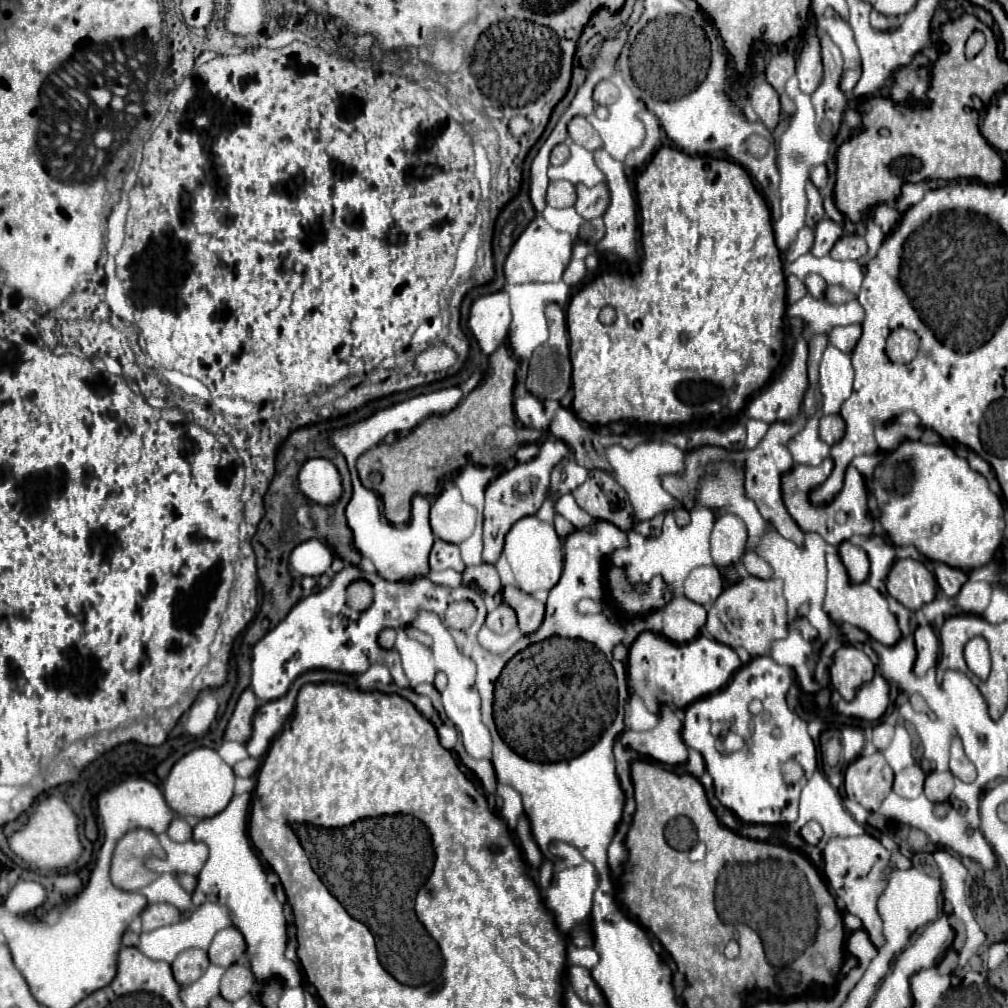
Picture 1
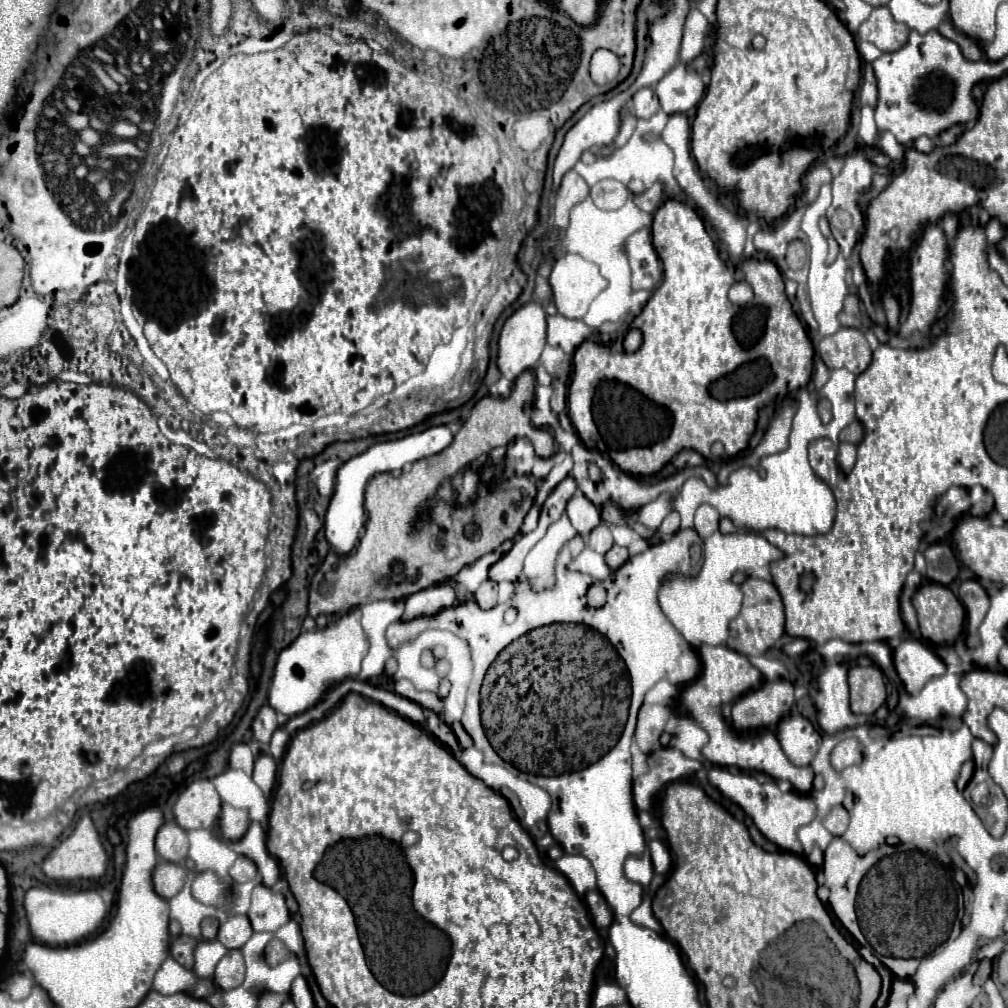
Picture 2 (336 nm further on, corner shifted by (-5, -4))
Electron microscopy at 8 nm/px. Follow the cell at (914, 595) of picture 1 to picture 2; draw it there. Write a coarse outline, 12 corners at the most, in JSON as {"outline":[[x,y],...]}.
{"outline":[[940,583],[914,595],[920,633],[954,645],[964,605]]}

